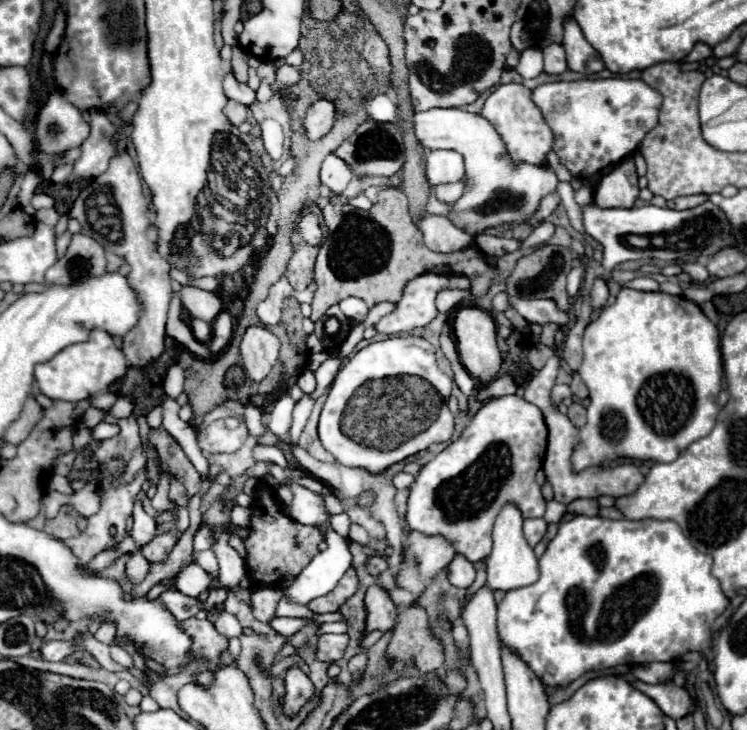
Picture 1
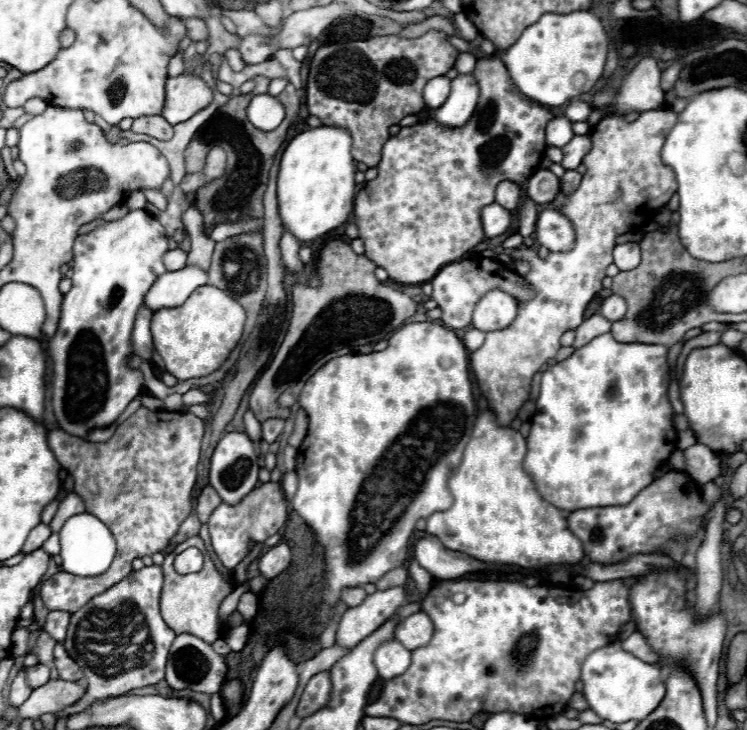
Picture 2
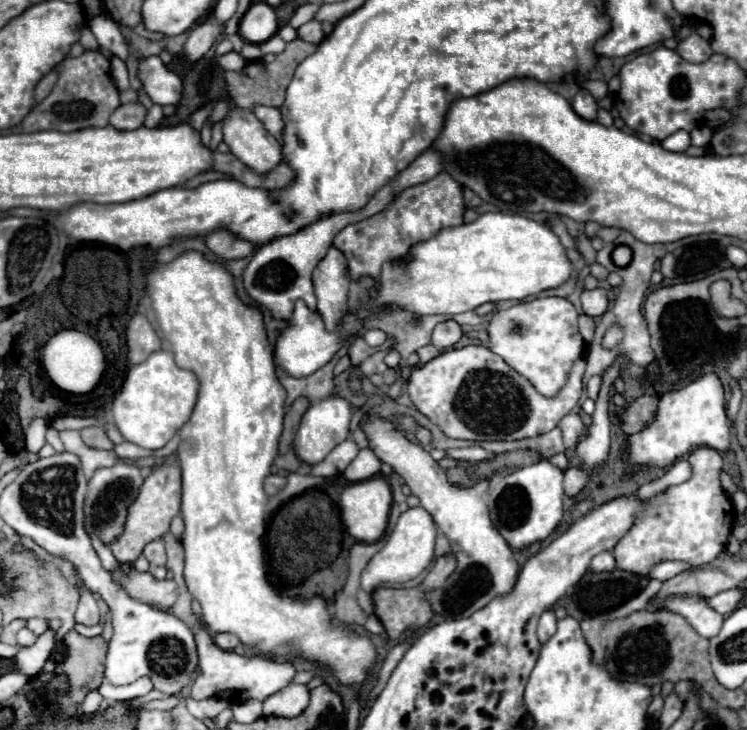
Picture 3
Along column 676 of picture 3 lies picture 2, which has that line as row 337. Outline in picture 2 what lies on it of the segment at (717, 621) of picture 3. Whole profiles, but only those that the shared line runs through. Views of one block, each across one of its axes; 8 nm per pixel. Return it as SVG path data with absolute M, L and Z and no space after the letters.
M610 332L596 336L570 358L550 366L542 374L540 396L526 440L528 452L524 470L534 478L542 498L560 510L574 512L580 508L628 504L654 480L654 470L674 452L676 430L672 426L672 416L674 410L668 402L666 346L616 342Z

